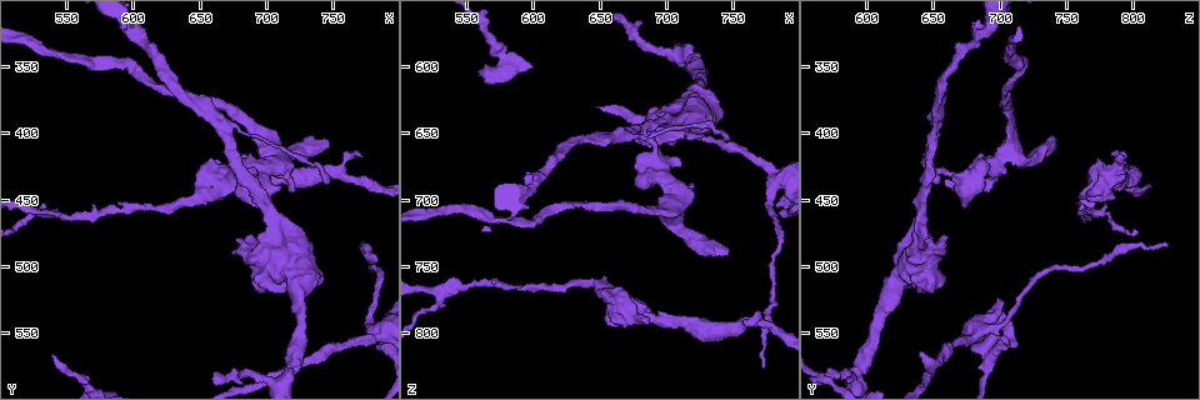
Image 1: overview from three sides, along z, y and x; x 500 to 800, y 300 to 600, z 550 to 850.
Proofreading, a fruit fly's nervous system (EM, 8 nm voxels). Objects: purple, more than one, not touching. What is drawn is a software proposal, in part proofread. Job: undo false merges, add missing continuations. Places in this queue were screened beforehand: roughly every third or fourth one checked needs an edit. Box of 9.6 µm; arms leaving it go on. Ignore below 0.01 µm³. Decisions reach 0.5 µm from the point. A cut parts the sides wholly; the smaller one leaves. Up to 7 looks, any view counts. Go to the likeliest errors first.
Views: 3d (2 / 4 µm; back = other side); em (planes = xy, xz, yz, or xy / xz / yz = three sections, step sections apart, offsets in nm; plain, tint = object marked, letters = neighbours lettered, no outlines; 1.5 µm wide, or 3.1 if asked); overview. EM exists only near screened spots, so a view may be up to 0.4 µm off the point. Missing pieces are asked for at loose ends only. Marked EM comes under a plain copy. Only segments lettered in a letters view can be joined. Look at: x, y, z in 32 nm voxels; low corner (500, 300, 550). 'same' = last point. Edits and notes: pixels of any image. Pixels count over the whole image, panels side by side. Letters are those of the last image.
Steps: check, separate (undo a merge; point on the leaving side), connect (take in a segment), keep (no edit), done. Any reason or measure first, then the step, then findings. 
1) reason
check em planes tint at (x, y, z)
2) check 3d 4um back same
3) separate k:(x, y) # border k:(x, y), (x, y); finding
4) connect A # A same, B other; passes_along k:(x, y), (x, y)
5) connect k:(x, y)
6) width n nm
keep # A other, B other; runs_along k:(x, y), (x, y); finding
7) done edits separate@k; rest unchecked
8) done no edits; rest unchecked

sudden change in width
check 3d 4um at (690, 436, 670)

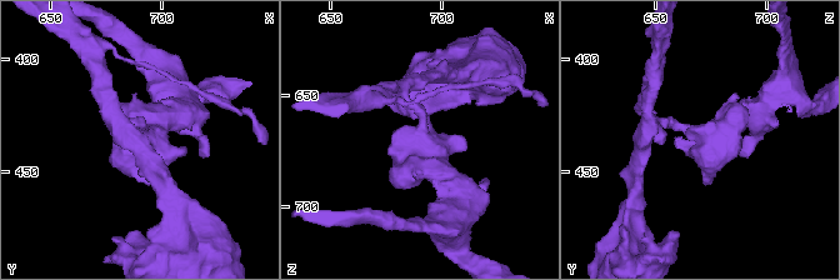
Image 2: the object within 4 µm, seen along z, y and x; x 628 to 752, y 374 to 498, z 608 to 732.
shape alone is not enough
check em planes letters at (690, 434, 670)

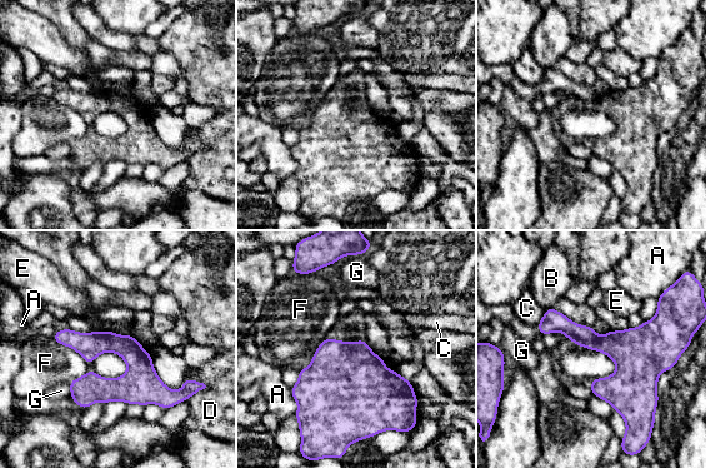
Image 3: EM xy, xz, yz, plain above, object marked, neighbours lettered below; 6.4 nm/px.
separate 3:(625, 348) # A other, B other, C other, D other, E other, F other, G other; border 3:(596, 335), (579, 344); a second neuron is stuck on

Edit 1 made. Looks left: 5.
branch stops here
check 3d 4um at (768, 416, 784)

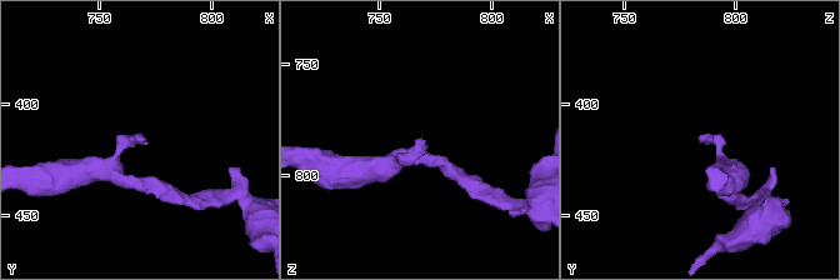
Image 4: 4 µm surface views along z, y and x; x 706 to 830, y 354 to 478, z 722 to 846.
check em yz step 8 tint at (768, 414, 782)

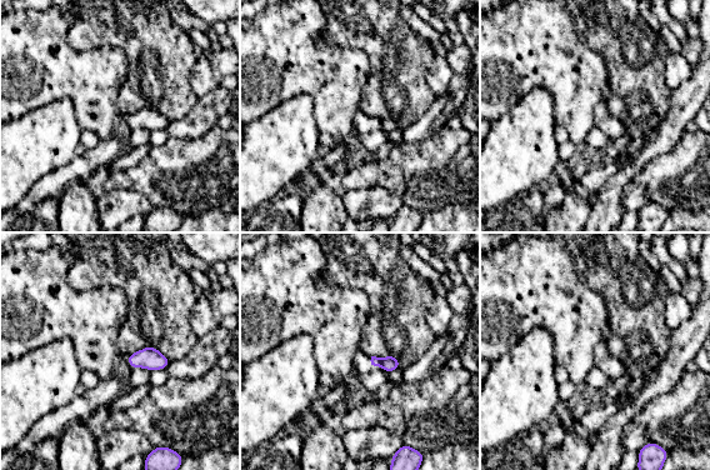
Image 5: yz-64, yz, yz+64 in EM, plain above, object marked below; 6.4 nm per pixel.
another direction
check em planes letters same

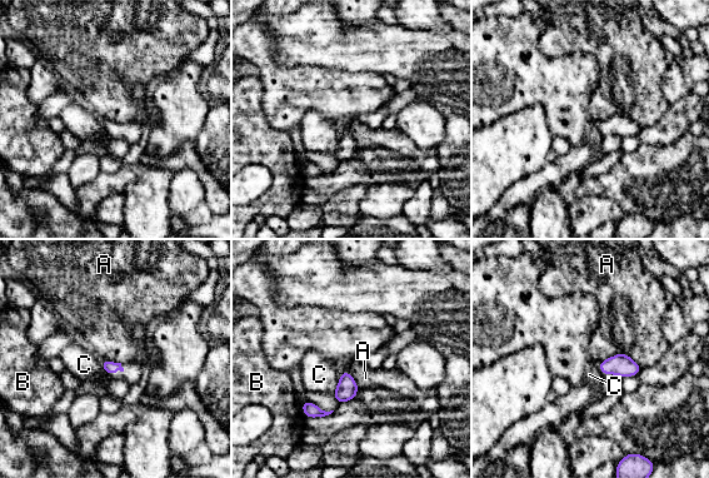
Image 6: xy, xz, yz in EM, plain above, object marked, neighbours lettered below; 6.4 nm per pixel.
keep # A other, B other, C other; border 6:(599, 361), (625, 353), (642, 368); no lettered segment goes on from it

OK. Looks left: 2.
done edits separate@3; rest unchecked

